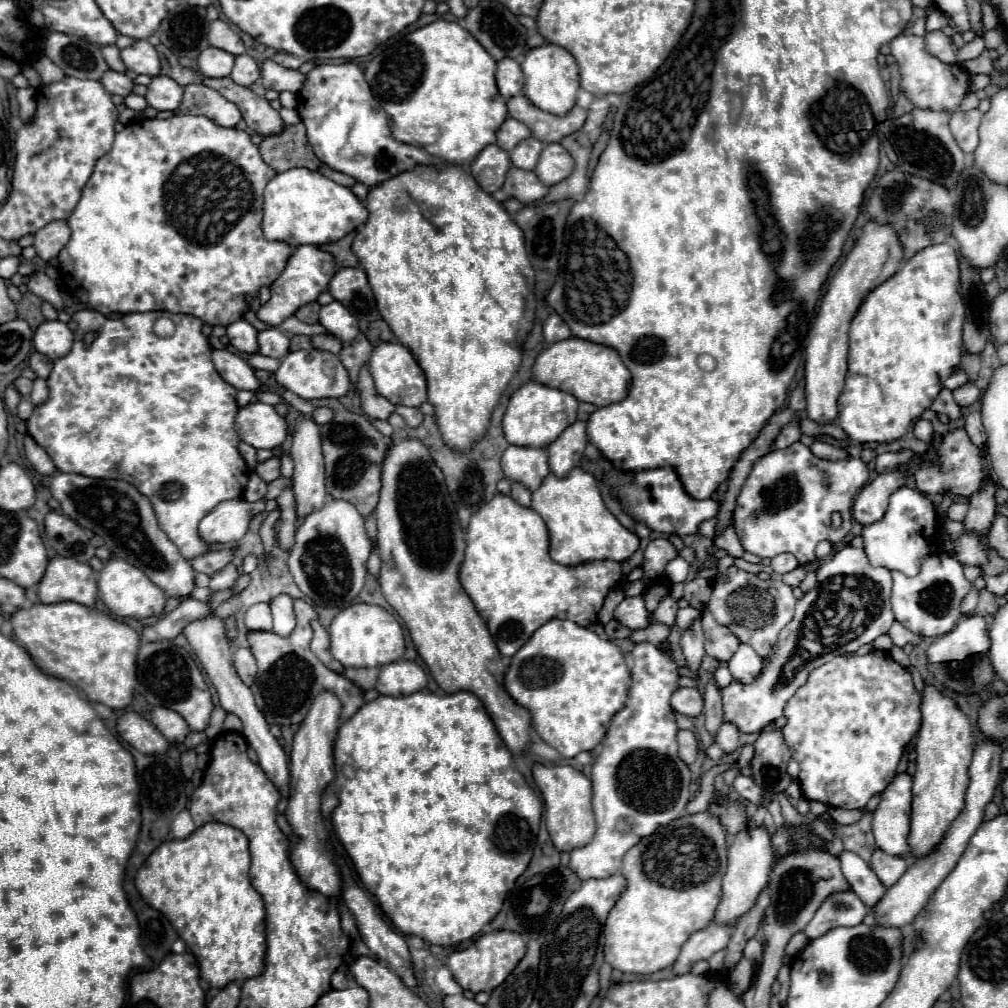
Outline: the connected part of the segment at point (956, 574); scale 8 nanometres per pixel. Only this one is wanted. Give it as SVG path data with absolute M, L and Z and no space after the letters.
M935 553L923 559L921 571L915 577L907 577L901 571L891 573L893 573L891 605L895 619L901 625L923 637L941 637L955 627L955 623L961 617L959 611L961 601L971 589L971 583L963 575L963 565L957 563L957 559L945 553Z

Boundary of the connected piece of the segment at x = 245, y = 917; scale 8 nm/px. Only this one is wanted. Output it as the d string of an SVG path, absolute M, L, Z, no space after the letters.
M207 823L195 829L187 839L163 843L137 871L135 887L145 903L161 911L175 927L197 957L201 977L211 987L221 989L231 981L245 981L253 975L261 975L265 957L265 903L253 885L249 885L249 849L247 837L241 831L223 823Z

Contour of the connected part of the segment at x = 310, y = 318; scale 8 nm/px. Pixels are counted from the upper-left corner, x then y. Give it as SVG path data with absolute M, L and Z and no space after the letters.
M313 301L313 303L309 303L309 305L303 305L297 313L295 313L295 317L299 319L299 321L303 321L303 323L309 323L309 325L315 325L315 323L319 323L319 319L317 319L317 311L321 309L321 305L317 303L317 301Z

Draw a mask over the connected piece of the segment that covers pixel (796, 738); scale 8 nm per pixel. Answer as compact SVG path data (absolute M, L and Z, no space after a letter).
M871 651L863 657L835 657L833 661L817 667L815 671L811 671L809 681L797 689L797 693L787 701L785 705L785 717L787 717L787 725L783 727L783 737L789 745L789 749L793 751L793 759L801 765L801 773L799 773L799 783L801 783L801 791L805 795L807 801L821 801L825 805L833 805L833 807L841 807L841 809L863 809L867 805L867 801L881 793L889 781L895 777L897 773L897 765L899 759L903 755L905 745L913 739L913 735L919 731L921 725L921 697L913 687L911 675L905 667L901 667L899 663L895 663L891 659L891 655L887 651Z

